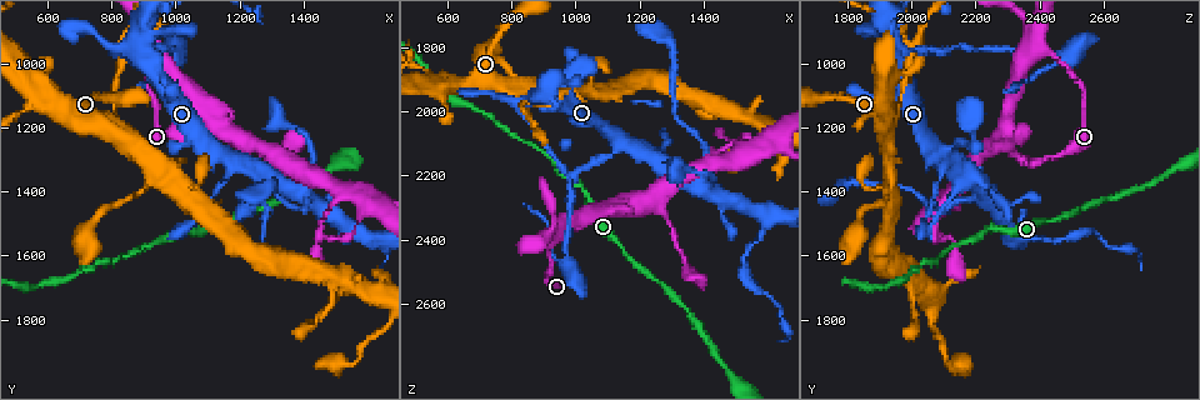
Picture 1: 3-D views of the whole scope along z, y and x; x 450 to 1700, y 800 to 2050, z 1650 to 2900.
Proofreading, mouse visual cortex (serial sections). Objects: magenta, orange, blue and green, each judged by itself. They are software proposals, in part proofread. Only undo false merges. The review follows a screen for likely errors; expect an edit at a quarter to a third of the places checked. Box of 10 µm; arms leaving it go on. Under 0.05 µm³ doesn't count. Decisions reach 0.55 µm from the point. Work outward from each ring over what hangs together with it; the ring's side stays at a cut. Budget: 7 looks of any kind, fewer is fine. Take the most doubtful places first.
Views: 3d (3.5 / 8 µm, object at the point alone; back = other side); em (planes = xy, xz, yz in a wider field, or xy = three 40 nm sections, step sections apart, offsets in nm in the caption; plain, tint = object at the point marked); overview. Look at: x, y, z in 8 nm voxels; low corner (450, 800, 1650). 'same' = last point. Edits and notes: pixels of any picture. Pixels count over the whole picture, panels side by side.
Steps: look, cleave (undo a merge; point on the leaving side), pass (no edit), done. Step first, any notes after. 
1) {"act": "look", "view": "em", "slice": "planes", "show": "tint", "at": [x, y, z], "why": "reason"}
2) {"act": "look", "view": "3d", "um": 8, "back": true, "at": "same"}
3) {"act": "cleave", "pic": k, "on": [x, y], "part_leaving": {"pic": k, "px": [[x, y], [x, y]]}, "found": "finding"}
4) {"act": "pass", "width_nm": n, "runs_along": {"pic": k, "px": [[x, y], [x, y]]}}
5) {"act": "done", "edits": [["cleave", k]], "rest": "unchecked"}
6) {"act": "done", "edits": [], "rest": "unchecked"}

{"act": "look", "view": "3d", "um": 3.5, "back": true, "at": [1540, 1560, 2440], "why": "narrows sharply"}

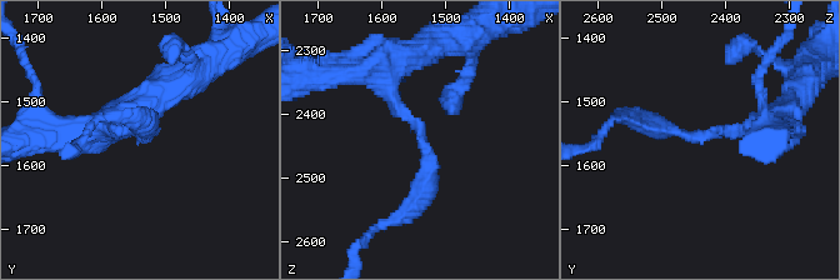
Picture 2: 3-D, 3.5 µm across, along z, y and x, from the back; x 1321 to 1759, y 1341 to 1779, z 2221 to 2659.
{"act": "look", "view": "em", "slice": "xy", "step": 3, "show": "tint", "at": [1535, 1550, 2445], "arm_widths_nm": [200, 250]}

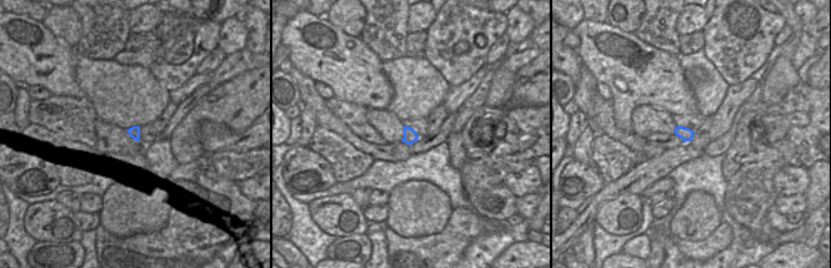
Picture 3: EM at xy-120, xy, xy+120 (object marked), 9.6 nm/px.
{"act": "cleave", "pic": 2, "on": [428, 159], "part_leaving": {"pic": 2, "px": [[413, 119], [428, 193], [398, 218]]}, "found": "a second cell is stuck on"}

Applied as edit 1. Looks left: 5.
{"act": "look", "view": "3d", "um": 3.5, "at": [800, 1160, 1950], "why": "small branch off a trunk"}

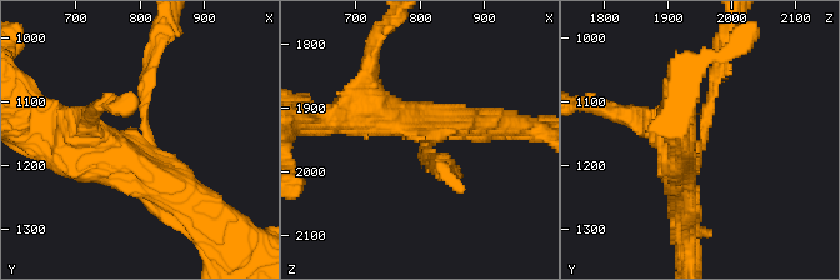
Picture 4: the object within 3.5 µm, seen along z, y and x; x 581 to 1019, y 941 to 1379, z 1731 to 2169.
{"act": "look", "view": "em", "slice": "xy", "step": 3, "show": "tint", "at": [810, 1165, 1950], "arms": 3, "arm_widths_nm": [150, 400, 450], "why": "shape alone is not enough"}

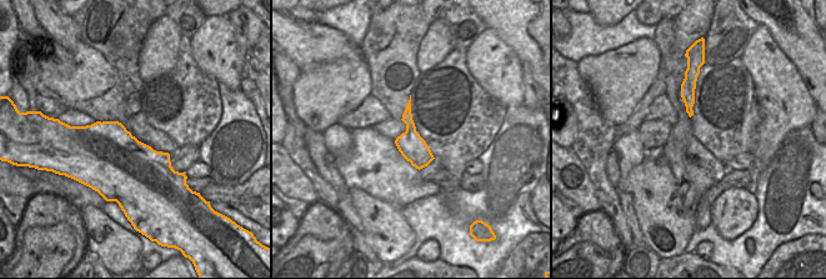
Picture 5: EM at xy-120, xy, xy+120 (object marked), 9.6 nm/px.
{"act": "pass", "width_nm": 260, "runs_along": {"pic": 4, "px": [[94, 138], [136, 164], [148, 65]]}, "found": "one cell here"}

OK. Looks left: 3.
{"act": "look", "view": "3d", "um": 3.5, "at": [1020, 1510, 2230], "why": "thin neck"}

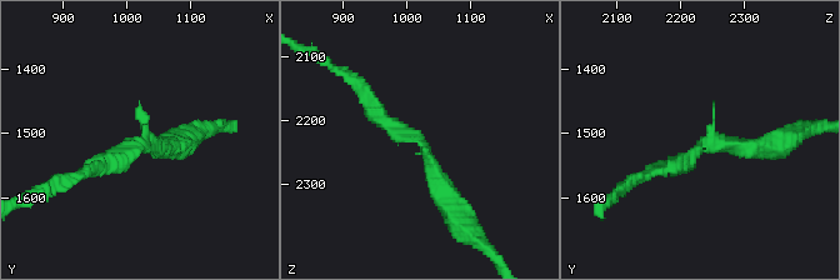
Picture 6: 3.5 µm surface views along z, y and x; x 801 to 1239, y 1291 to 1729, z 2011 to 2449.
{"act": "look", "view": "em", "slice": "xy", "step": 1, "show": "tint", "at": [1015, 1520, 2230]}

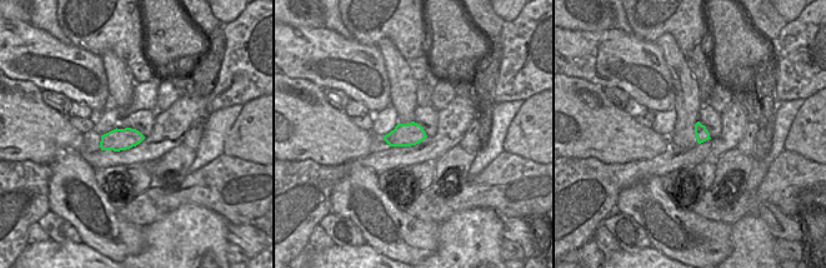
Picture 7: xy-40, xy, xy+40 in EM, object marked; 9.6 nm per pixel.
{"act": "pass", "runs_along": {"pic": 6, "px": [[456, 211], [425, 148], [364, 90]]}, "found": "continuous, no second cell"}

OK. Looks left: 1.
{"act": "done", "edits": [["cleave", 2]], "rest": "unchecked"}

